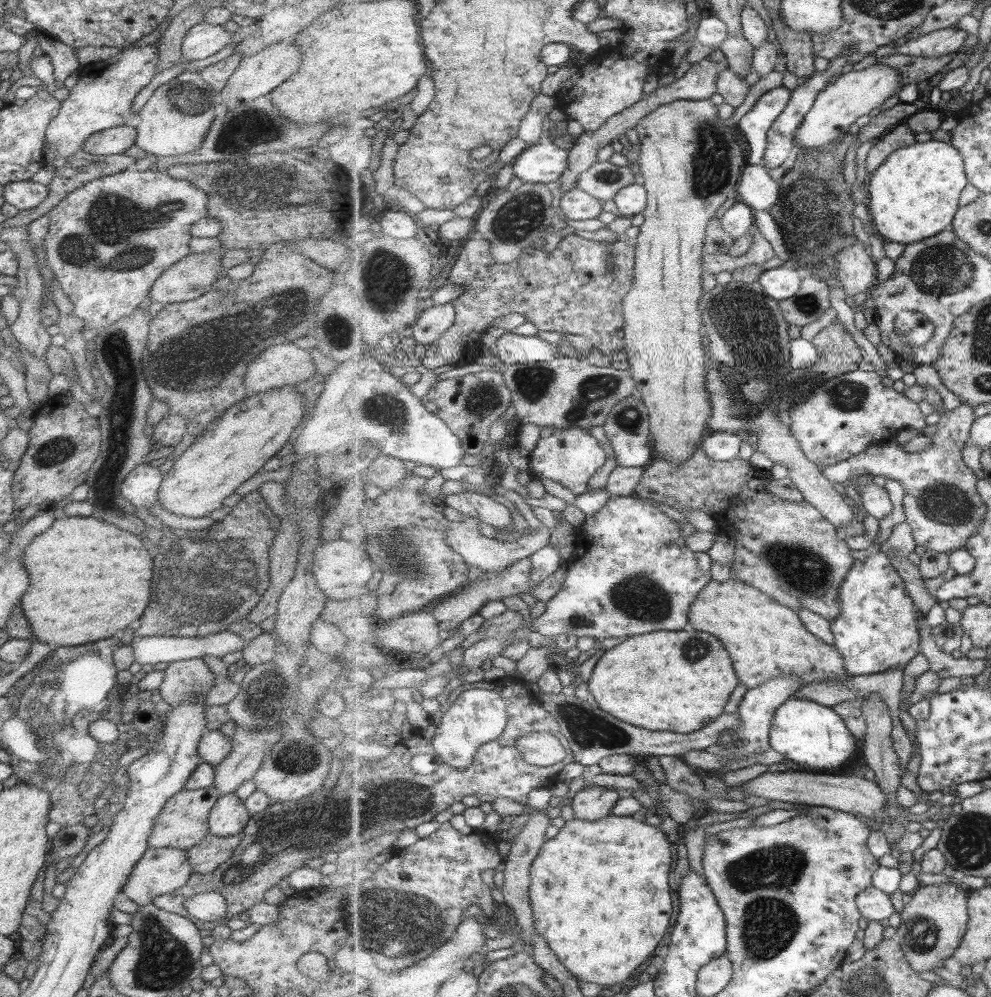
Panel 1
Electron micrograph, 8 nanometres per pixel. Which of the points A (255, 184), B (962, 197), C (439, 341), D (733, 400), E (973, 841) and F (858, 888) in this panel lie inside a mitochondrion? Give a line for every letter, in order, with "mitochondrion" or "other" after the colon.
A: mitochondrion
B: other
C: other
D: mitochondrion
E: mitochondrion
F: other

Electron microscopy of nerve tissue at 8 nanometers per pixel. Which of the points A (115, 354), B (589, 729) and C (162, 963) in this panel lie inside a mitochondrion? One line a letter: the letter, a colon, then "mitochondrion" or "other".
A: mitochondrion
B: mitochondrion
C: mitochondrion

